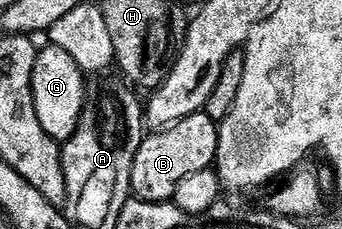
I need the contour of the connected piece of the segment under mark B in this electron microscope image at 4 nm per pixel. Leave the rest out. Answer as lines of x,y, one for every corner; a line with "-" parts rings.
206,111
194,112
176,124
144,135
131,167
131,196
150,204
174,201
177,186
181,186
189,174
206,172
214,165
218,141
218,123
209,118

